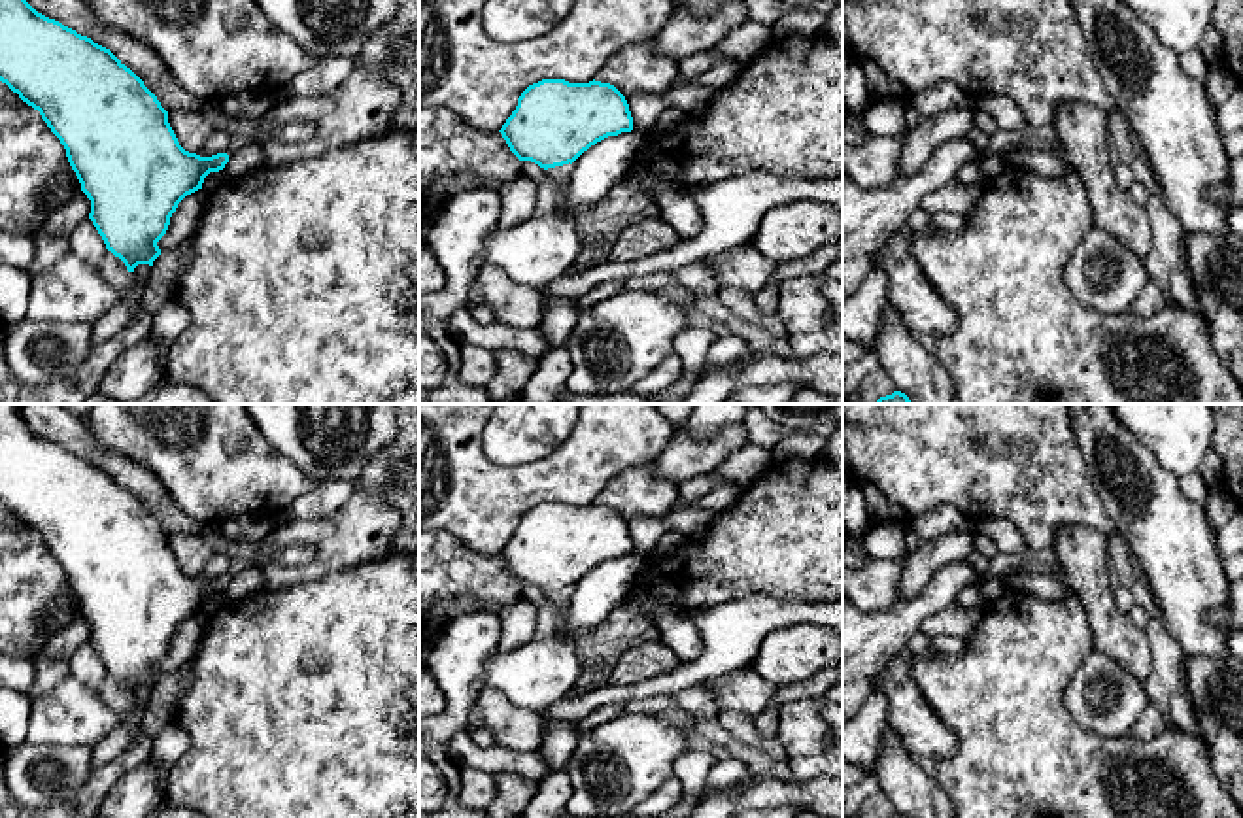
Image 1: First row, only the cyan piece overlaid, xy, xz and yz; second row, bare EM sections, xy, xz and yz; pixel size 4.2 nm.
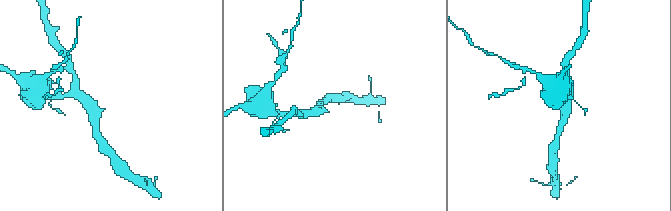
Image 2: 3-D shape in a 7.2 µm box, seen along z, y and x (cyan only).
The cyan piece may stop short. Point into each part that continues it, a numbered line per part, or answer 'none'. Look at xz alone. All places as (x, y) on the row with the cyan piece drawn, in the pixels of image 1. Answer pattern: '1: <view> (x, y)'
none

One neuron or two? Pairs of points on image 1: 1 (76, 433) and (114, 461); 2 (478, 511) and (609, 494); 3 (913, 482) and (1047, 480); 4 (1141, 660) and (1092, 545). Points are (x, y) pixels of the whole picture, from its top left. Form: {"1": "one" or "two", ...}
{"1": "one", "2": "two", "3": "one", "4": "one"}

